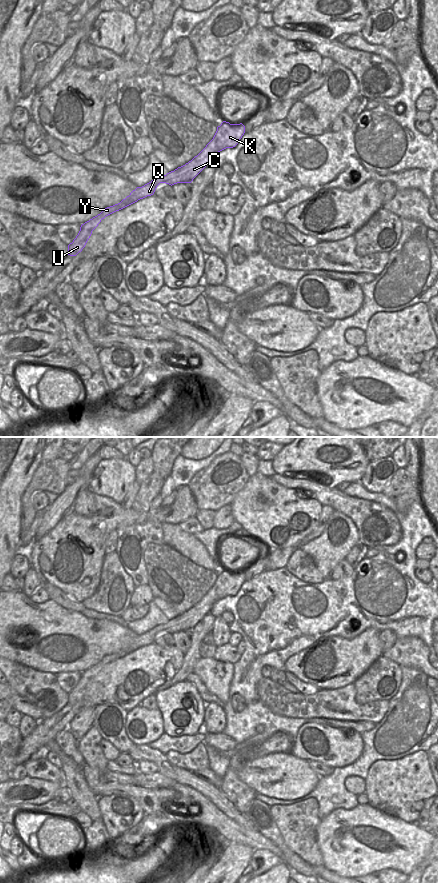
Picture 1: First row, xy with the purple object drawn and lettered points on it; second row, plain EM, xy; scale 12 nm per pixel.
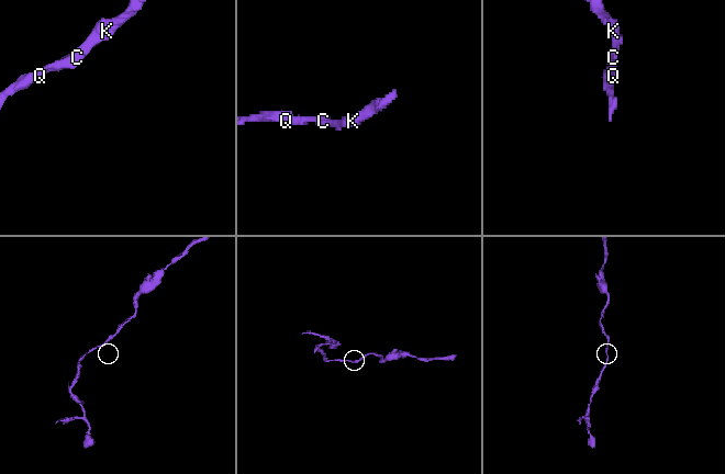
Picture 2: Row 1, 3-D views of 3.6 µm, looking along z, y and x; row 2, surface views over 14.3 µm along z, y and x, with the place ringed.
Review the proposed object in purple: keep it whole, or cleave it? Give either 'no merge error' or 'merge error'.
no merge error

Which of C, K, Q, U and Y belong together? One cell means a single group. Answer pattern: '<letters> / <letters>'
C K Q U Y

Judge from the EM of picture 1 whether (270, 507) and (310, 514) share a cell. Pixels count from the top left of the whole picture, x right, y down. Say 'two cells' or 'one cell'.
one cell

